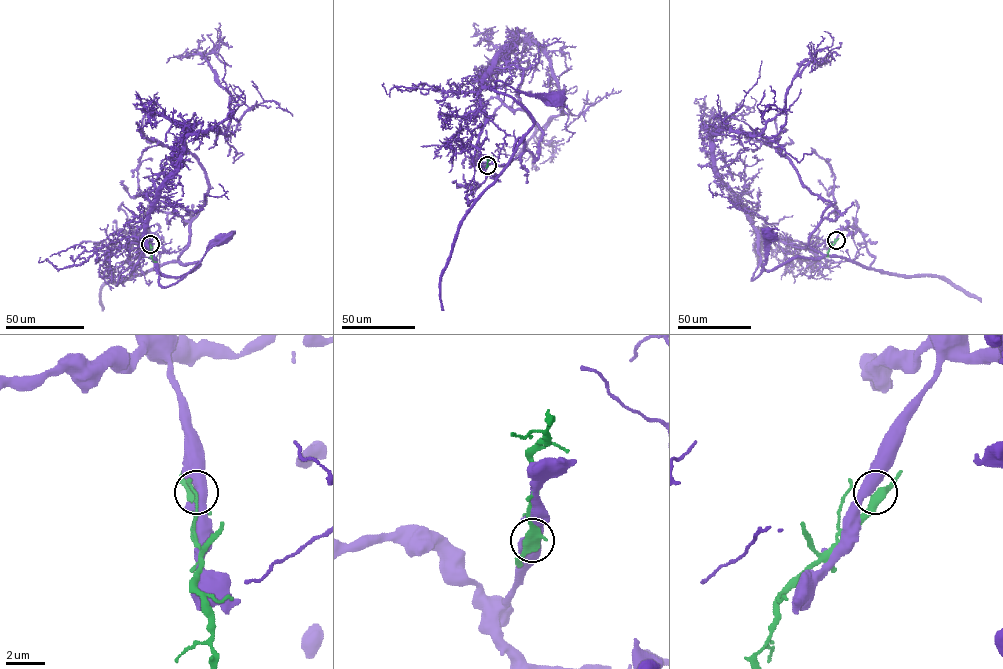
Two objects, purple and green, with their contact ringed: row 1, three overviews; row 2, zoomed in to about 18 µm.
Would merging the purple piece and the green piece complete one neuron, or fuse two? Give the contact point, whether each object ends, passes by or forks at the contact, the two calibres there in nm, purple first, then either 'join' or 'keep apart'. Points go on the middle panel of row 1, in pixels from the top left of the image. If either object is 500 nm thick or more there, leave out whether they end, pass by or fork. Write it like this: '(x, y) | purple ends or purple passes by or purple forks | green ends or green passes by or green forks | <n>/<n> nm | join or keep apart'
(487, 165) | 550/440 nm | keep apart

